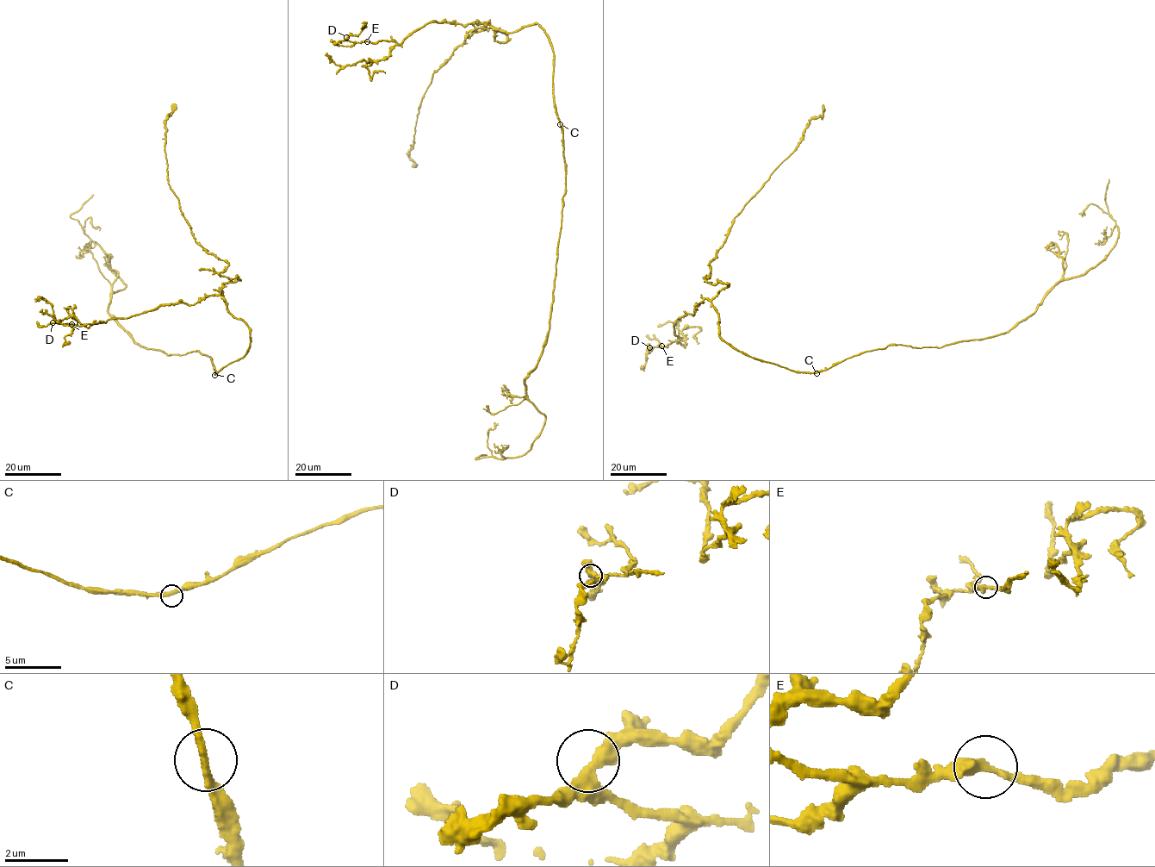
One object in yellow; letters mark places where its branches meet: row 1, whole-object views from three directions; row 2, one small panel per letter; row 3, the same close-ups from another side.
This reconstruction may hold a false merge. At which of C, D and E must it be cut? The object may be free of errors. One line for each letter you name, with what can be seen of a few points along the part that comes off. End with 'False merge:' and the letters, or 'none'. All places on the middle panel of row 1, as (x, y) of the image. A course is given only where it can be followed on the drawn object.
False merge: none

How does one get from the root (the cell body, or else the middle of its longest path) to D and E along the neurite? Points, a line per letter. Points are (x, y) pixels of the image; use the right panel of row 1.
D: (816, 372), (734, 349), (706, 299), (673, 324), (679, 339), (649, 347)
E: (816, 372), (734, 349), (706, 299), (673, 324), (679, 339), (662, 346)

